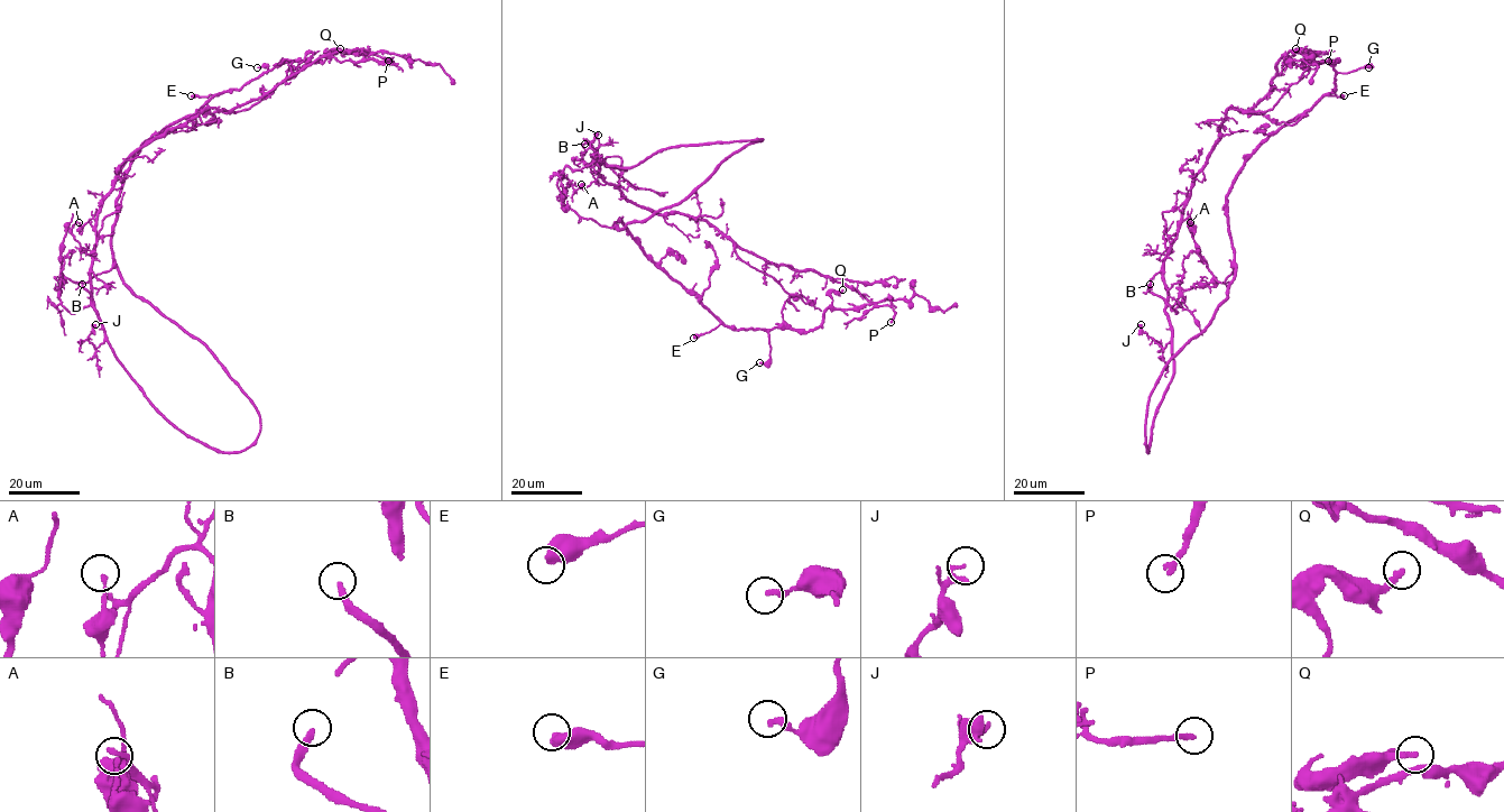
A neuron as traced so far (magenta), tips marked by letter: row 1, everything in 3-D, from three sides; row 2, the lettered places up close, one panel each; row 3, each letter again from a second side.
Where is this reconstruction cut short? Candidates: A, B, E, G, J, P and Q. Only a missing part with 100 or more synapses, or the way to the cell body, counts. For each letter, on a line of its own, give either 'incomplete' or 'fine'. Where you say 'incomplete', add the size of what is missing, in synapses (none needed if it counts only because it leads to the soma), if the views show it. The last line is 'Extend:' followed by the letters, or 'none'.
A: fine
B: incomplete
E: fine
G: fine
J: fine
P: fine
Q: fine
Extend: B

